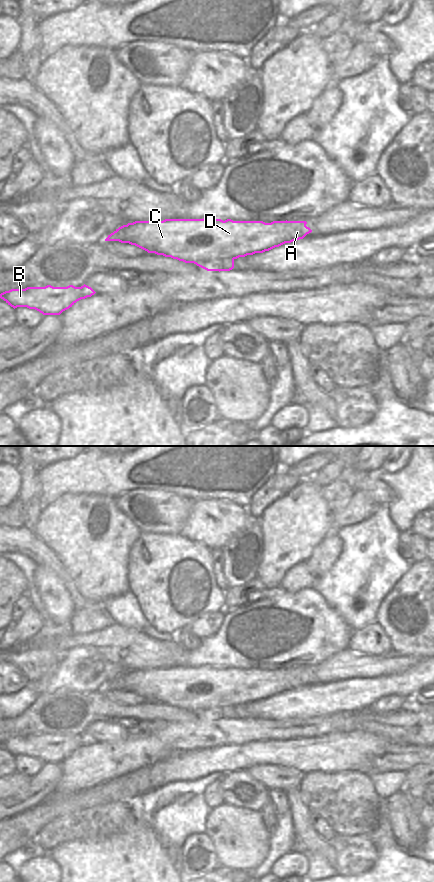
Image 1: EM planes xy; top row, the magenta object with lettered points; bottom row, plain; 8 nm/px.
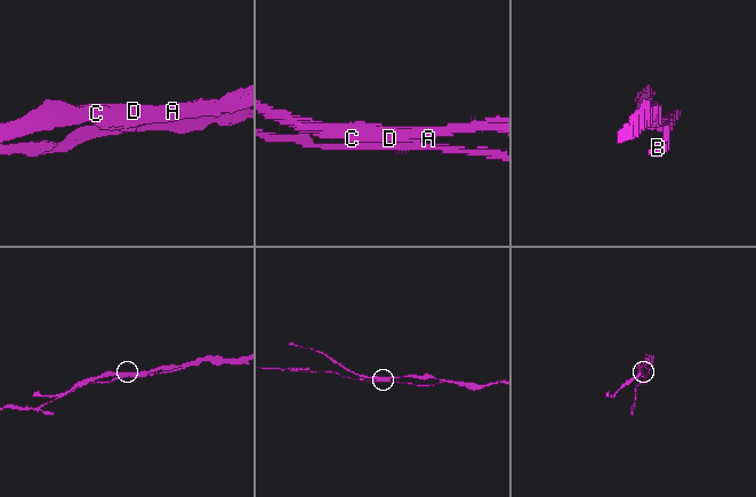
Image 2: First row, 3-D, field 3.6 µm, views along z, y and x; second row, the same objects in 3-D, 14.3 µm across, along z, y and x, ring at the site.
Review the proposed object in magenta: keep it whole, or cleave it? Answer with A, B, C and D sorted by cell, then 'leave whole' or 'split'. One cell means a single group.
groups A C D / B; split

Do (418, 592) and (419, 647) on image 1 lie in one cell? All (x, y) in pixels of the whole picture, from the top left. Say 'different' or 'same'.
same

